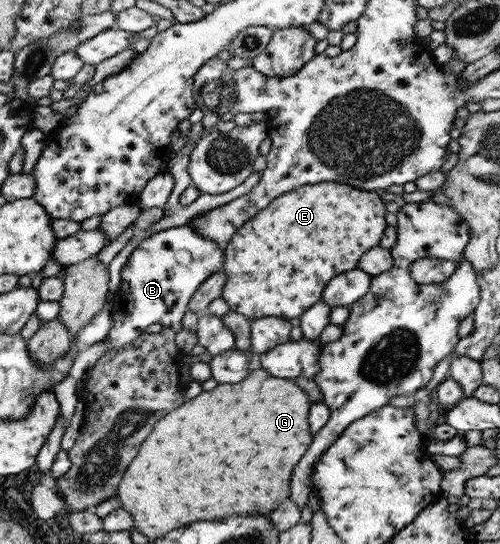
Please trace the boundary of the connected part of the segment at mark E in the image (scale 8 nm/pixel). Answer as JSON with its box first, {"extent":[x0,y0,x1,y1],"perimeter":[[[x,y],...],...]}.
{"extent":[221,182,387,319],"perimeter":[[[322,182],[315,184],[305,184],[297,187],[291,192],[283,193],[281,196],[274,198],[263,210],[256,212],[255,216],[241,225],[239,229],[235,231],[231,240],[227,244],[225,251],[225,262],[223,262],[223,268],[227,275],[227,282],[223,287],[221,297],[229,303],[232,312],[238,313],[242,319],[258,319],[261,317],[281,317],[284,319],[291,319],[300,317],[309,307],[321,301],[321,296],[325,286],[329,280],[335,278],[338,274],[357,269],[359,260],[363,257],[365,252],[368,252],[371,248],[376,248],[387,228],[387,222],[385,221],[385,214],[387,209],[385,203],[381,199],[382,191],[367,191],[365,189],[357,189],[349,184],[341,184],[339,182]]]}

